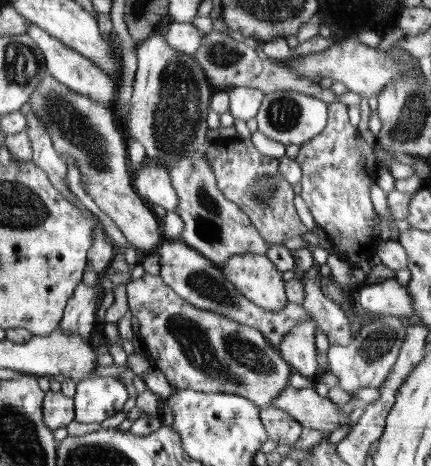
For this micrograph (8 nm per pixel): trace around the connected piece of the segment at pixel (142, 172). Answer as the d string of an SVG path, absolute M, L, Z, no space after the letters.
M148 160L140 170L136 171L138 193L144 196L152 206L160 206L166 211L176 213L179 208L179 197L173 188L169 169L154 160Z

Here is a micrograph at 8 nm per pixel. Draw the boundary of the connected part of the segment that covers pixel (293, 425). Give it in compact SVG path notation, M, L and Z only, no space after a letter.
M270 406L260 410L260 420L268 432L268 440L276 444L295 443L304 427L285 410Z

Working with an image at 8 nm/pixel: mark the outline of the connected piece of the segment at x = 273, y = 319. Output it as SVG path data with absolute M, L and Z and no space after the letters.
M166 240L158 245L153 253L160 258L160 276L178 296L189 301L191 305L201 308L205 311L214 311L230 319L238 321L245 325L262 331L263 336L267 338L269 345L275 349L279 349L284 340L285 335L298 325L304 319L310 319L310 314L306 312L303 305L286 302L286 306L278 312L266 312L264 308L256 306L252 300L248 300L229 278L222 272L222 267L212 264L208 258L202 256L197 249L182 242L181 240Z

